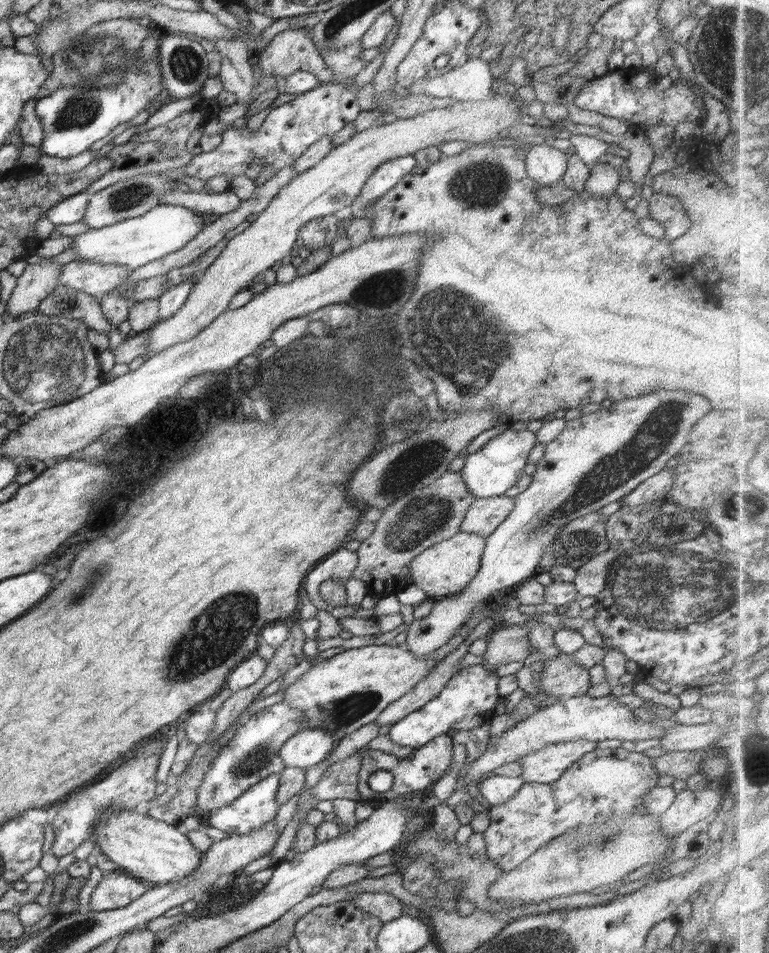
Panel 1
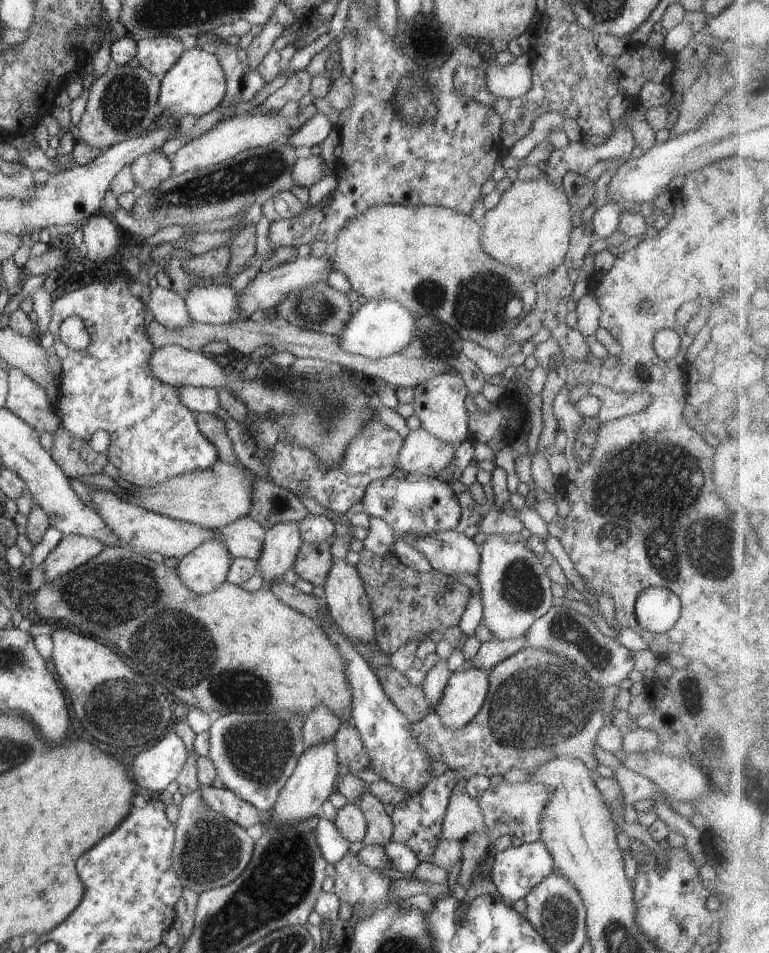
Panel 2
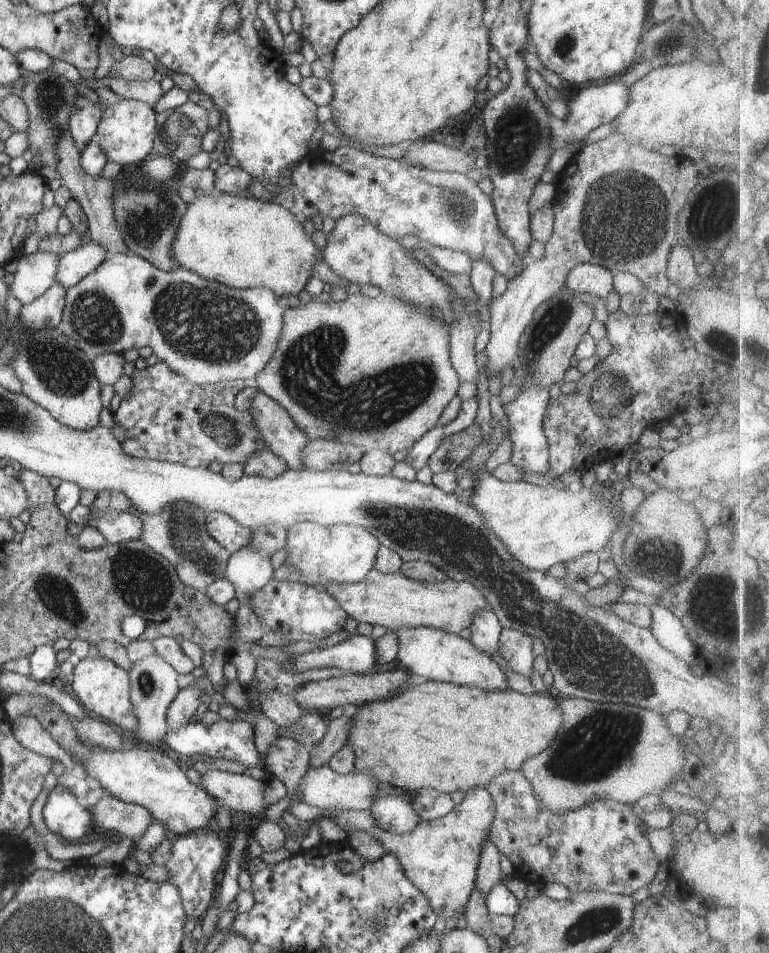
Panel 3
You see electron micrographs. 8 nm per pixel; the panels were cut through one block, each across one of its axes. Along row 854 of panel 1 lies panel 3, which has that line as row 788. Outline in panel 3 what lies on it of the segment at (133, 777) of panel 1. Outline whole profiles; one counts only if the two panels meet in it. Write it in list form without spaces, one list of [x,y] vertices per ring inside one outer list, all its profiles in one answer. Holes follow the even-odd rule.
[[[60,785],[49,792],[43,808],[43,819],[52,837],[66,843],[82,840],[88,827],[93,824],[92,815],[83,803]]]

